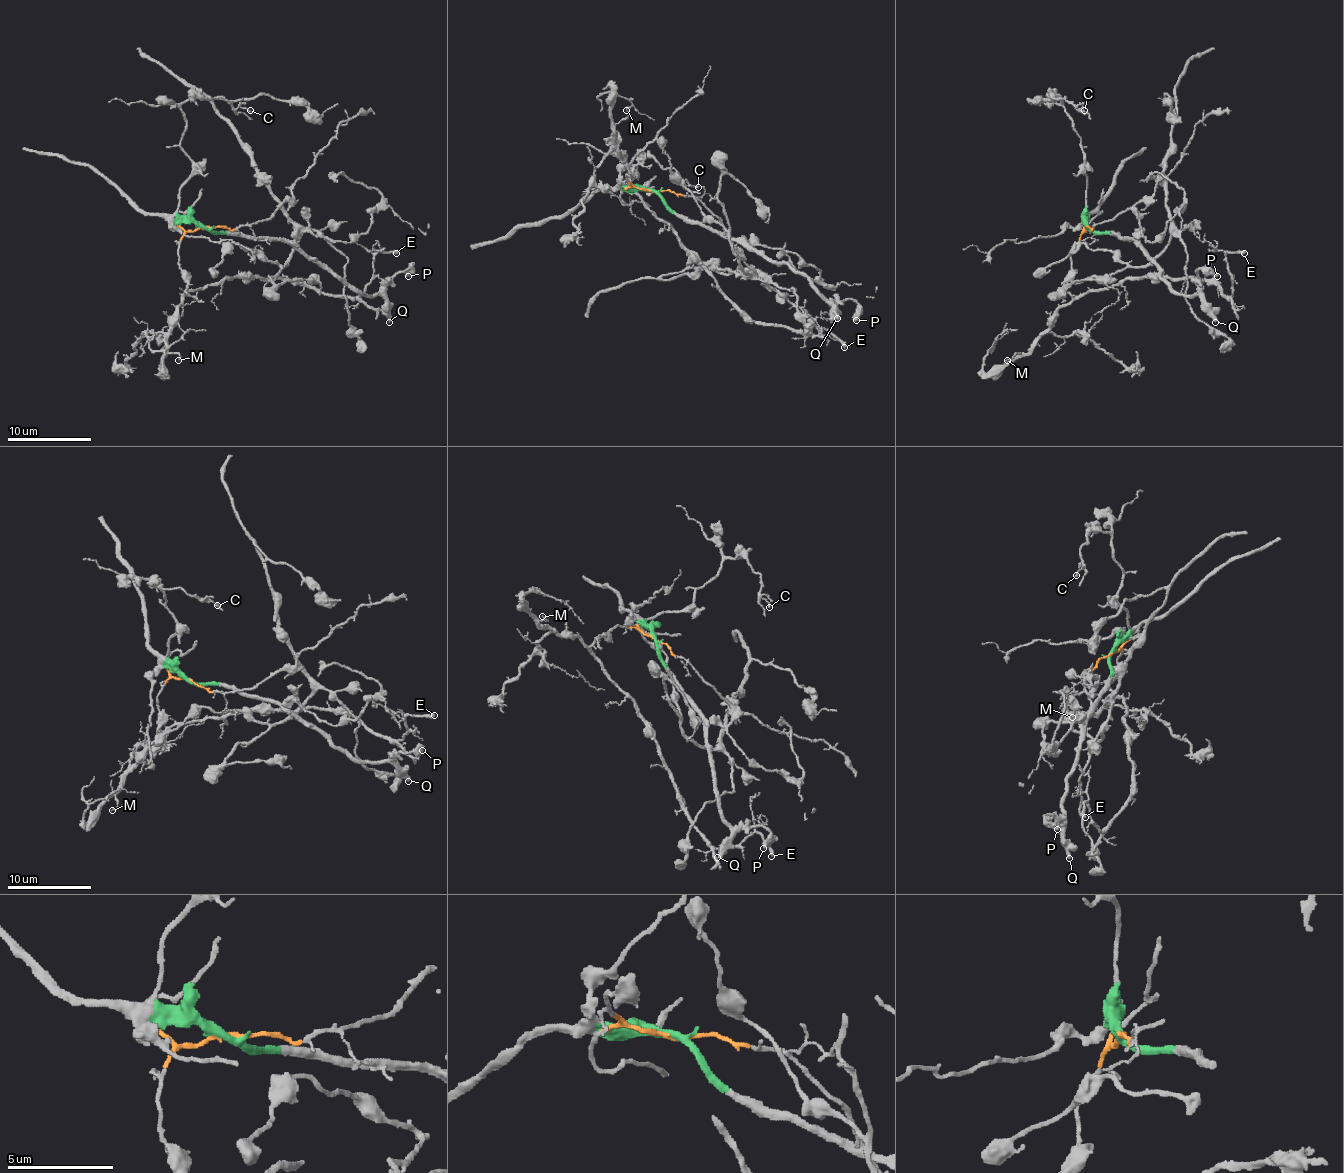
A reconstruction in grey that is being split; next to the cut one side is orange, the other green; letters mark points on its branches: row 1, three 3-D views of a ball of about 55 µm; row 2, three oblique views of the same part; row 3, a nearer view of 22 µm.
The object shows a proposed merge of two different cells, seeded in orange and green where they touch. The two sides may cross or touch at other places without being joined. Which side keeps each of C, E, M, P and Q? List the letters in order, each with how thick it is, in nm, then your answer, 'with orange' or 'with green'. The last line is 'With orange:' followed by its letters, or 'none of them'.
C: 130 nm thick; with green
E: 320 nm thick; with orange
M: 110 nm thick; with orange
P: 500 nm thick; with green
Q: 380 nm thick; with green
With orange: E, M

